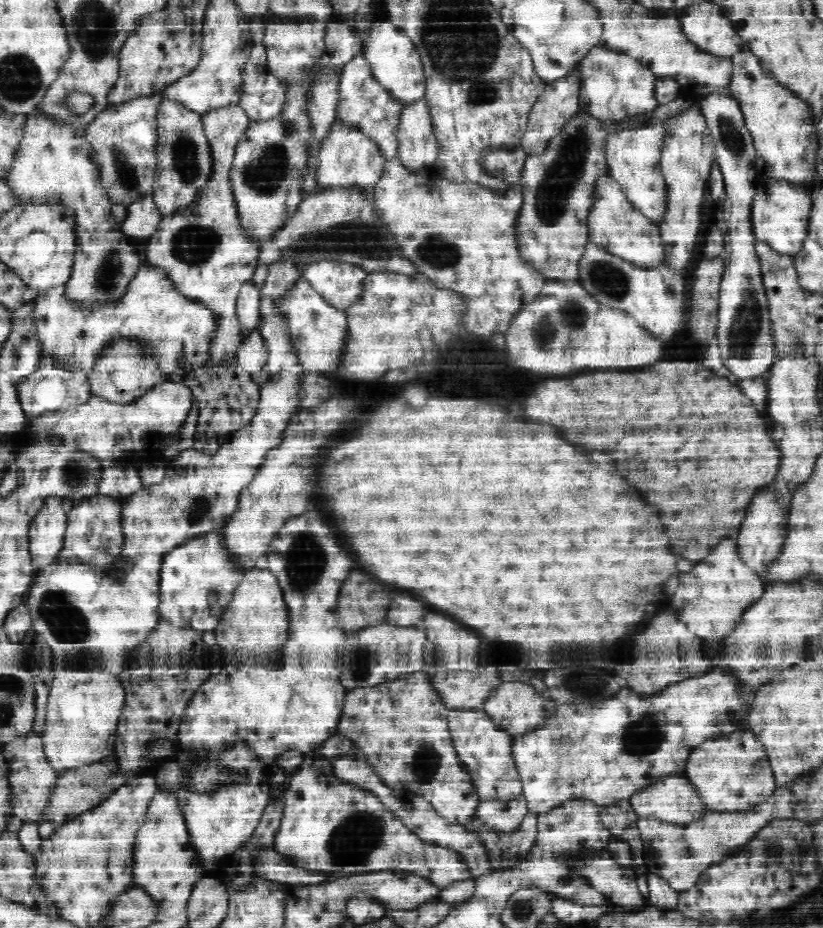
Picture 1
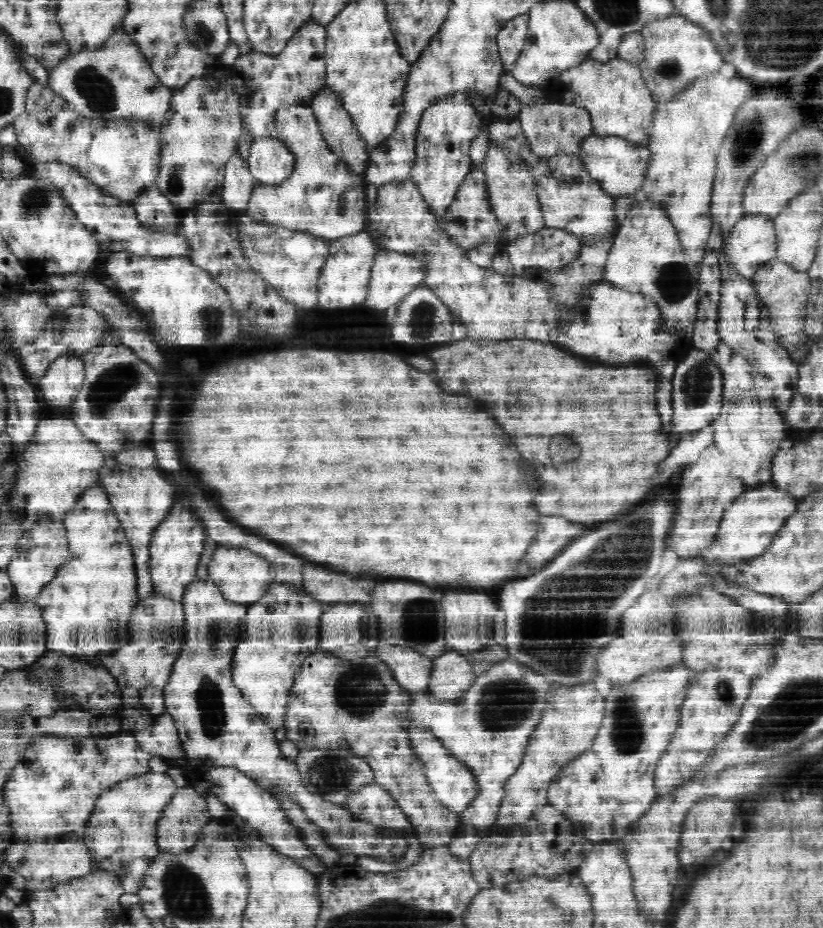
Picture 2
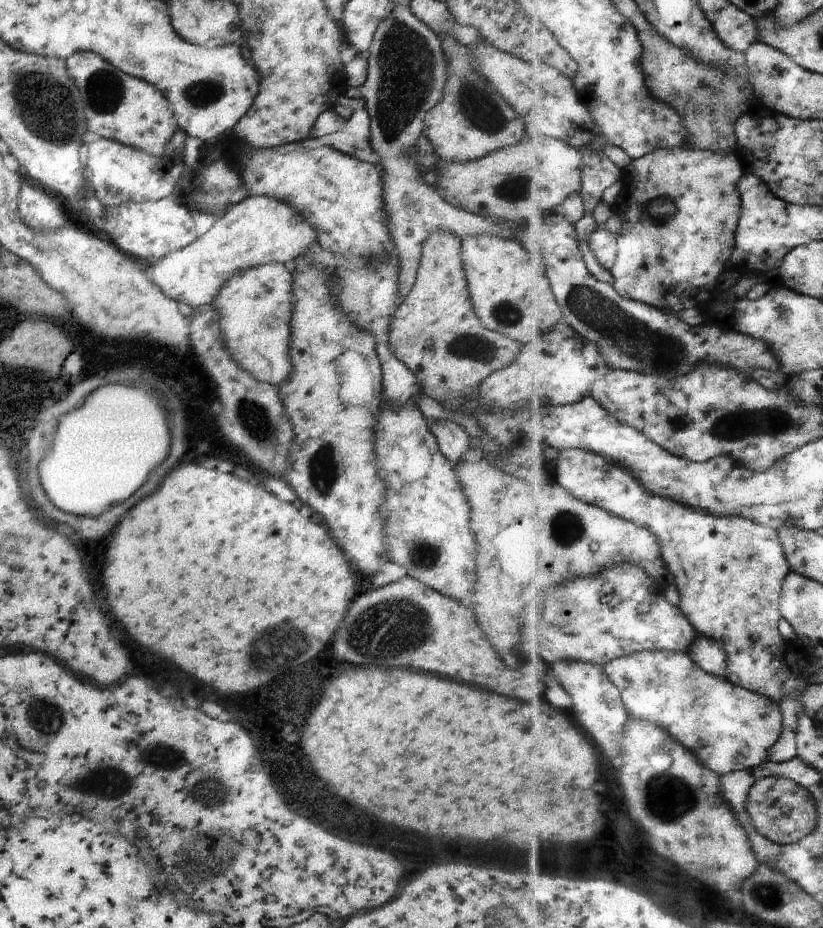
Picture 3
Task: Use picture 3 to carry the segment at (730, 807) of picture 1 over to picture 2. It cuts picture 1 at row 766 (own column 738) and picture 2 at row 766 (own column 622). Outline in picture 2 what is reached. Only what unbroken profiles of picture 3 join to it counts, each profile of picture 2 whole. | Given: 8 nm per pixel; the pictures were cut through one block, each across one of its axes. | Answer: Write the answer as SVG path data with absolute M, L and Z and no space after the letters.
M712 667L704 672L692 672L680 708L680 722L668 748L658 761L654 784L658 795L670 794L676 786L685 782L686 777L707 759L711 748L726 734L738 716L748 696L750 678L734 667Z

